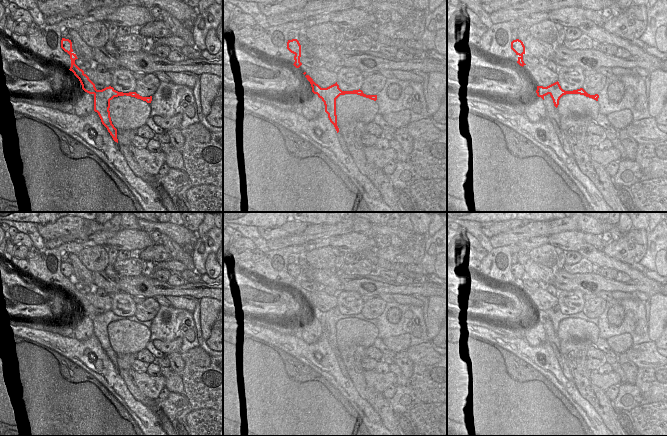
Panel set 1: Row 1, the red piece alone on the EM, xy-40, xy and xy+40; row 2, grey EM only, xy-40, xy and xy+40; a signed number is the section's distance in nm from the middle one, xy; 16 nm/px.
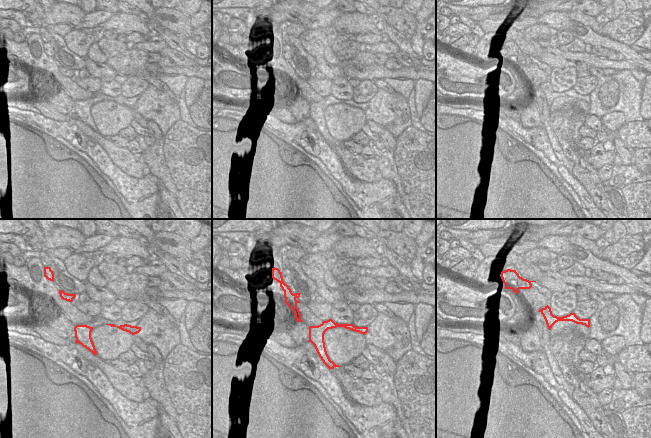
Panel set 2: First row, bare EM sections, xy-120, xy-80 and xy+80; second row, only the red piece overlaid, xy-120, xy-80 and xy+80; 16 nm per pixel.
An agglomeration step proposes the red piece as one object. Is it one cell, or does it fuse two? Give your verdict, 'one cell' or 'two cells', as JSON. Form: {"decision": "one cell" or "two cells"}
{"decision": "two cells"}

